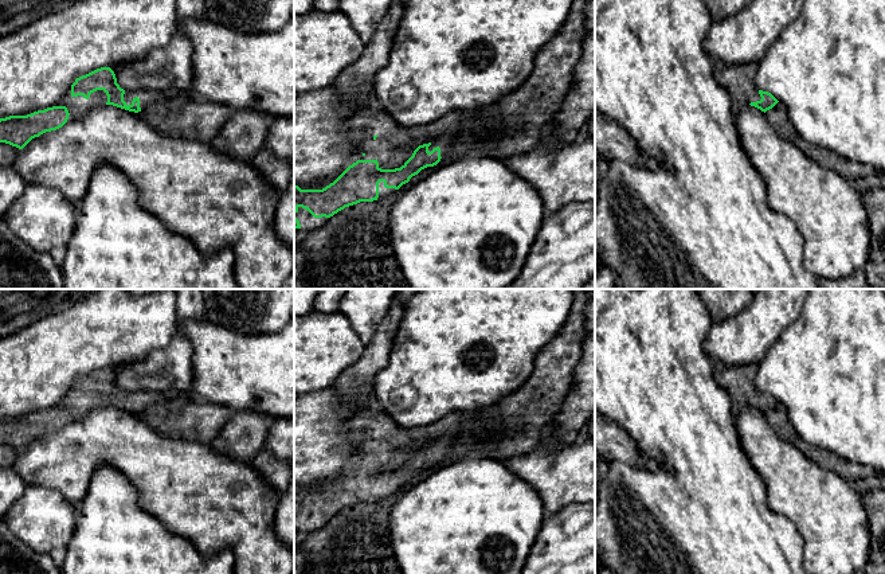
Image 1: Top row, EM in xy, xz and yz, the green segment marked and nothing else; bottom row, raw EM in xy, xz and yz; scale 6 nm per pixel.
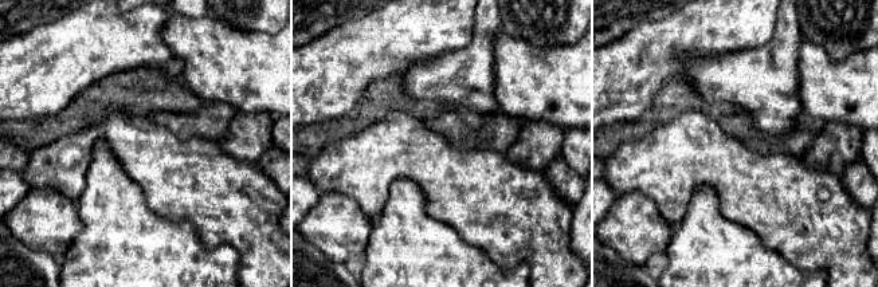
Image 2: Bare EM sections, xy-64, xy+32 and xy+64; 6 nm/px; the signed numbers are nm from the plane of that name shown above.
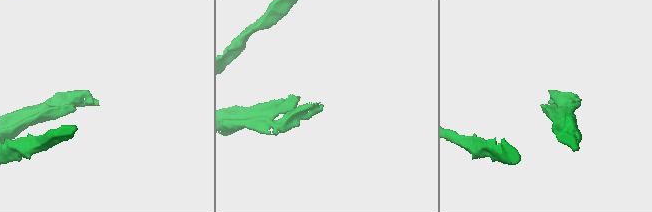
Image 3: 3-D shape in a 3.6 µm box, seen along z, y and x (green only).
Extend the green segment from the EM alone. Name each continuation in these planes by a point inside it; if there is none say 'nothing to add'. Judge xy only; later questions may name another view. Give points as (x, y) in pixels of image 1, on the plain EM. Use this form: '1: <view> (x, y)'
1: xy (147, 398)

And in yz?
1: yz (737, 381)

